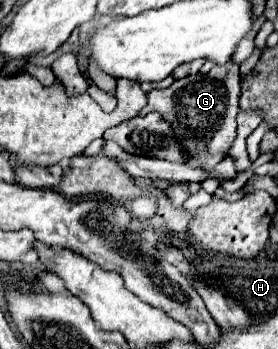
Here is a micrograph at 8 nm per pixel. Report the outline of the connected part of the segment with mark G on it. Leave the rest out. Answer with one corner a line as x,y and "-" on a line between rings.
236,64
214,66
208,74
194,74
176,80
166,90
150,90
146,94
148,104
138,112
140,116
148,112
158,112
166,122
172,124
178,144
186,154
186,166
190,168
214,168
224,160
228,148
236,138
236,114
240,96
240,74

